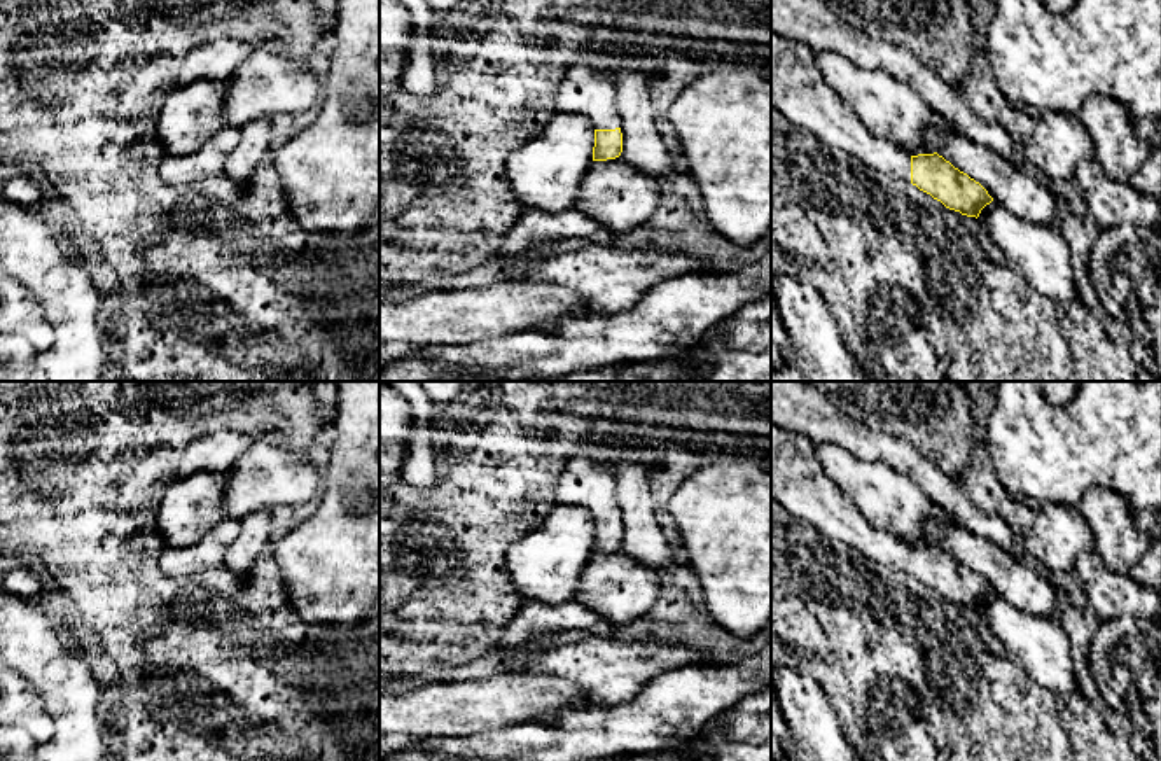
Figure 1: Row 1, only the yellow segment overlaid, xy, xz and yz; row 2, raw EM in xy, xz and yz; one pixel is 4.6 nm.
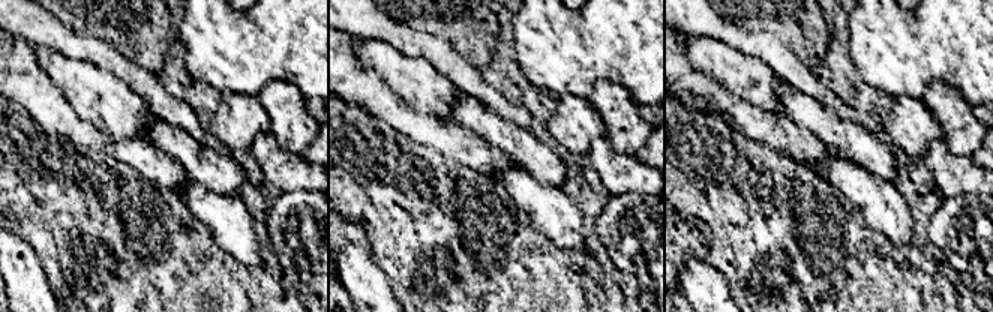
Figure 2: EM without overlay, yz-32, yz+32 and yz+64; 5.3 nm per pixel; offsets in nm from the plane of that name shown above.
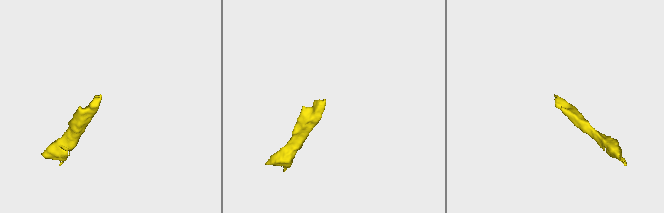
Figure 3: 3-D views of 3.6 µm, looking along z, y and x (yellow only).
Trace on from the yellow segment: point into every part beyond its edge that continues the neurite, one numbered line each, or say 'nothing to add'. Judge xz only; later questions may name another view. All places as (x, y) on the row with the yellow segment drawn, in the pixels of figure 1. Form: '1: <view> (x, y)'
1: xz (584, 90)

